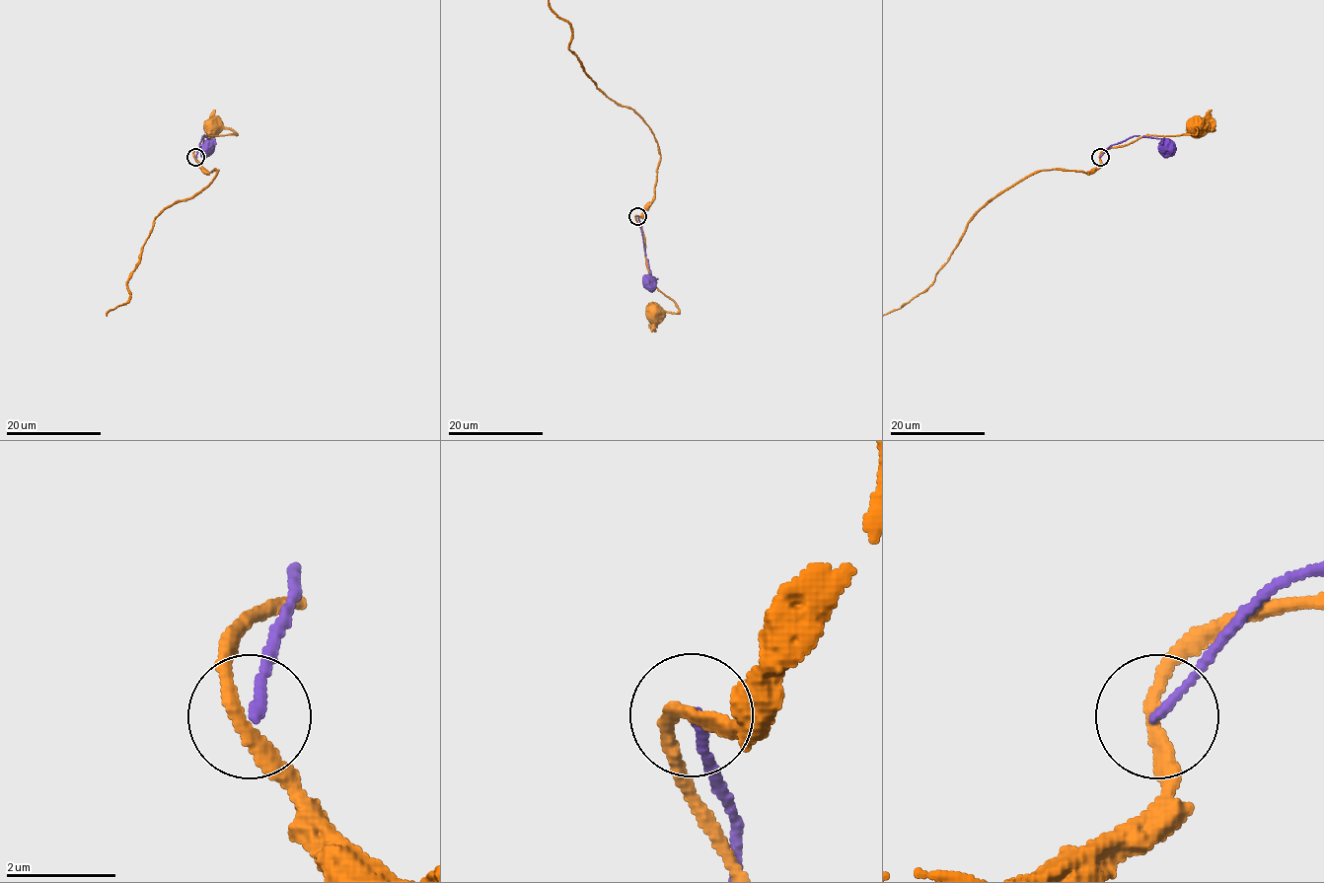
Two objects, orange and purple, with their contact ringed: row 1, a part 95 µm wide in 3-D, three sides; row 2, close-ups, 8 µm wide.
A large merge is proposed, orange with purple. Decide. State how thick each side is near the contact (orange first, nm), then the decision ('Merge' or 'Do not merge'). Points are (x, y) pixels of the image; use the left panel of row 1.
Thickness 240 nm (orange) against 160 nm. Do not merge

